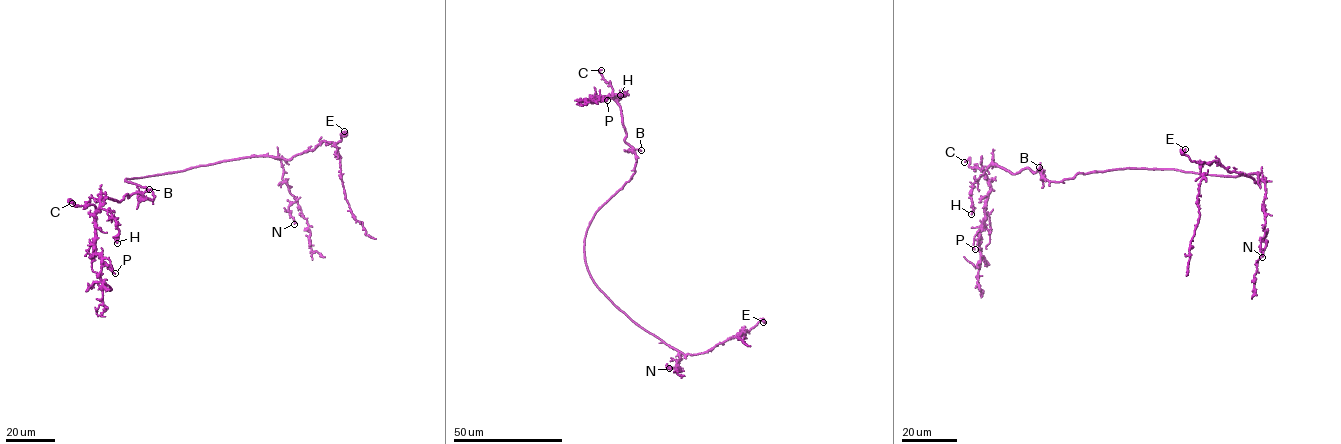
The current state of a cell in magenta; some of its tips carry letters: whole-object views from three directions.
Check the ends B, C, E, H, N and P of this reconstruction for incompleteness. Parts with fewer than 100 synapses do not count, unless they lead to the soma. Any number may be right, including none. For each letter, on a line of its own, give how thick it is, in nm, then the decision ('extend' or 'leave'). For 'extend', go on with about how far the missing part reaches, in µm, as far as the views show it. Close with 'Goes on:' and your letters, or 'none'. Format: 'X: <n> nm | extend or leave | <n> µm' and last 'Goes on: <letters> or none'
B: 110 nm | leave
C: 240 nm | extend | 30 µm
E: 150 nm | leave
H: 130 nm | leave
N: 280 nm | leave
P: 160 nm | leave
Goes on: C

